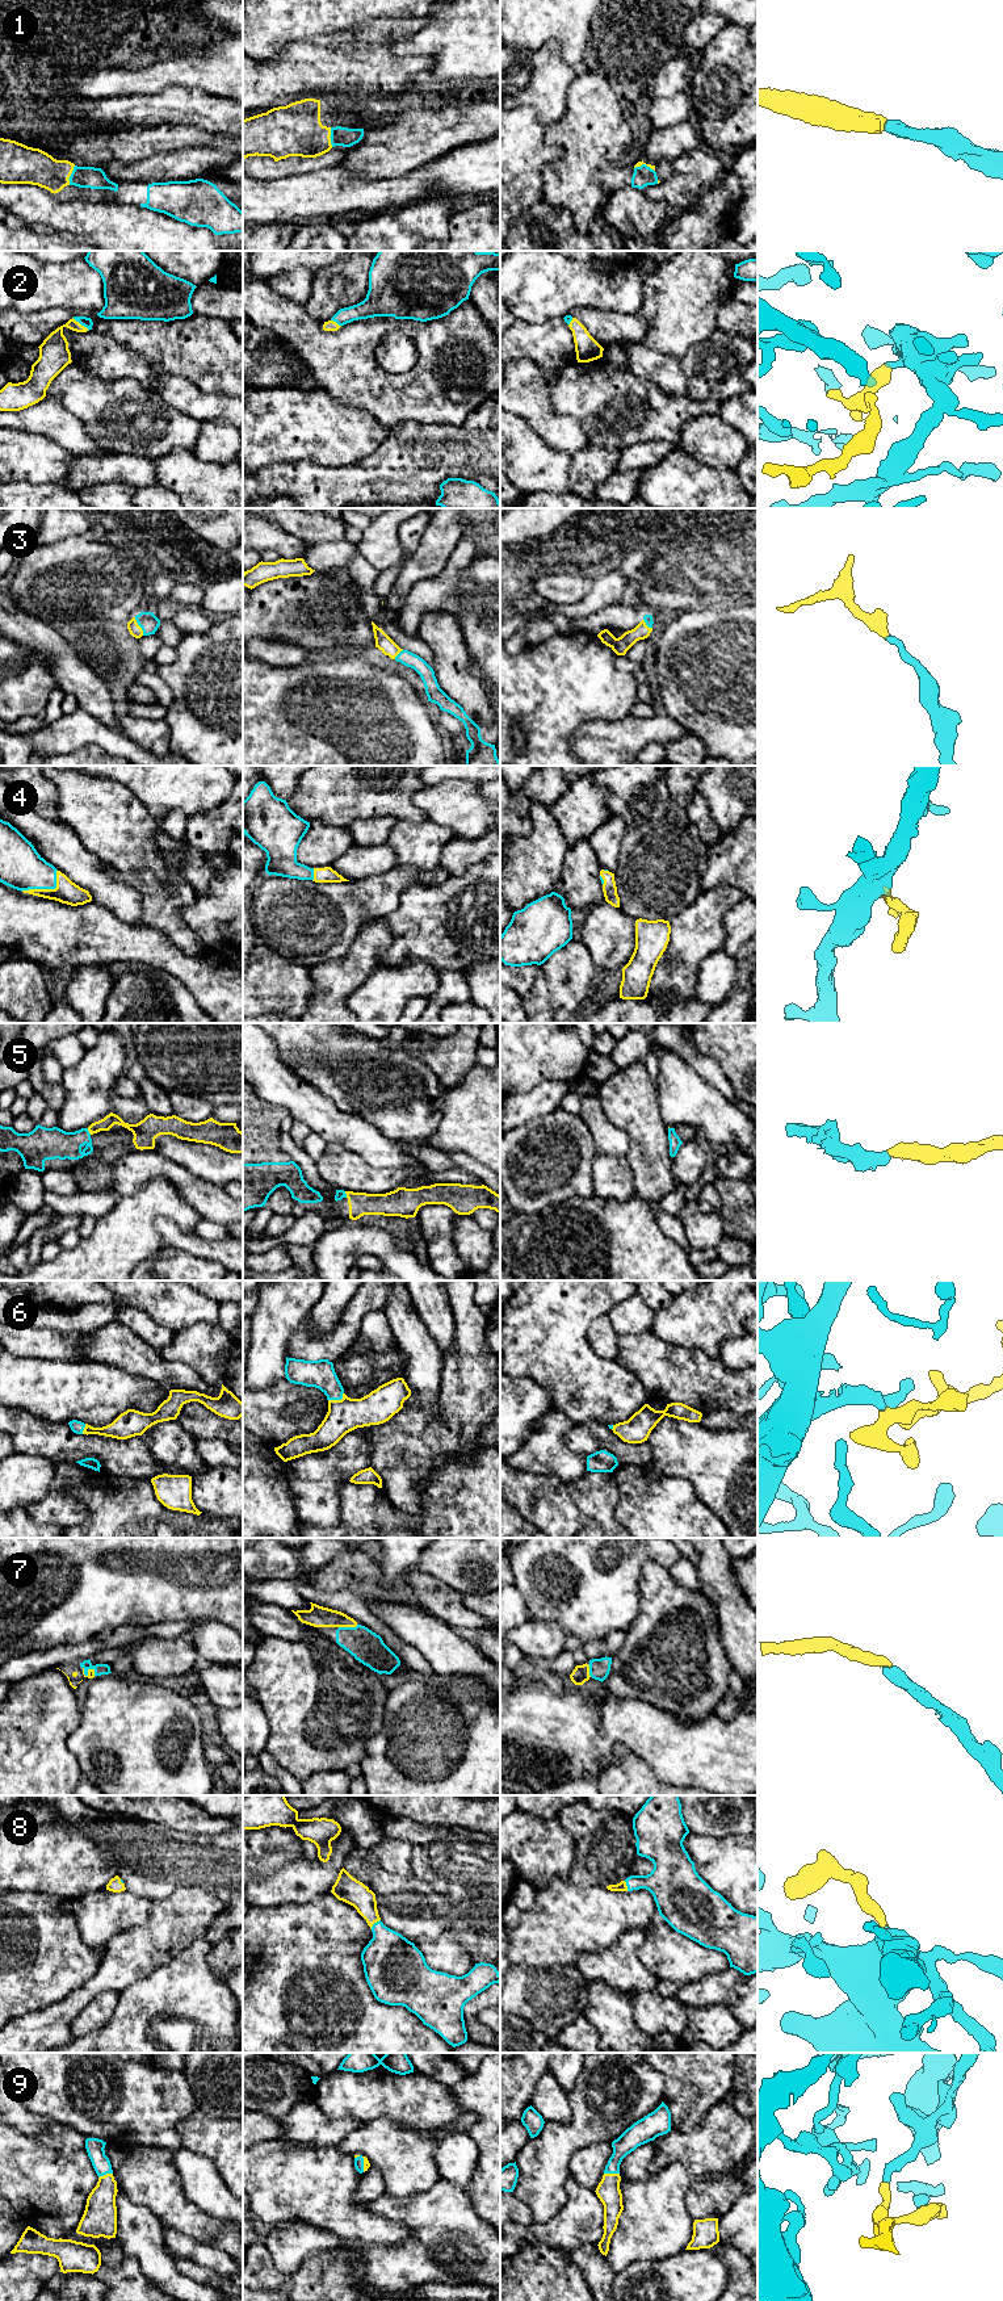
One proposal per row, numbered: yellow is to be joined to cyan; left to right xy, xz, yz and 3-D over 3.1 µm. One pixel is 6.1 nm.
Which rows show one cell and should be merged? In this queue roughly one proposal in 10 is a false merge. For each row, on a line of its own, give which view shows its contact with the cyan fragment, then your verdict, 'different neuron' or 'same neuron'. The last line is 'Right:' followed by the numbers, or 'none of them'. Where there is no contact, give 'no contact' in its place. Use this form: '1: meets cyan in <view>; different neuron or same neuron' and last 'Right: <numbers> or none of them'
1: meets cyan in xy; same neuron
2: meets cyan in xy; same neuron
3: meets cyan in xy; same neuron
4: meets cyan in xy; same neuron
5: meets cyan in xy; same neuron
6: meets cyan in xz; same neuron
7: meets cyan in xz; same neuron
8: meets cyan in xz; same neuron
9: meets cyan in yz; same neuron
Right: 1, 2, 3, 4, 5, 6, 7, 8, 9

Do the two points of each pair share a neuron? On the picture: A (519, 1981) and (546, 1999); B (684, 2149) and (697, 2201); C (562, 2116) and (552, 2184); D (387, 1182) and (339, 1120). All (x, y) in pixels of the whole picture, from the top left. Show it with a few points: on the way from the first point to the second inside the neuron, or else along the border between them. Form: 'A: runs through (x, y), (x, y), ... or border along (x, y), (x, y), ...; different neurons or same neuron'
A: runs through (525, 1987), (533, 1995), (540, 1995); same neuron
B: border along (693, 2176), (725, 2178); different neurons
C: border along (567, 2092), (571, 2119), (567, 2123), (545, 2123); different neurons
D: border along (351, 1152), (376, 1168), (403, 1168), (406, 1176); different neurons

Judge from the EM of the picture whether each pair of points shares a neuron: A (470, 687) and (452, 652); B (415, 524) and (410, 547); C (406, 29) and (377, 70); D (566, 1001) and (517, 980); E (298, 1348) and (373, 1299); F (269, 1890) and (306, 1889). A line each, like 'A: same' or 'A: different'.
A: same
B: same
C: same
D: different
E: same
F: same

